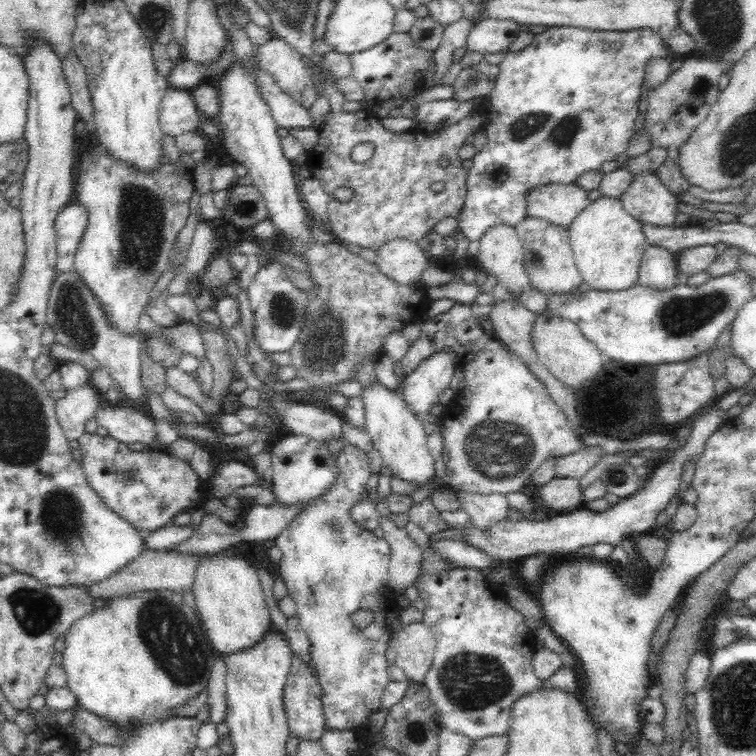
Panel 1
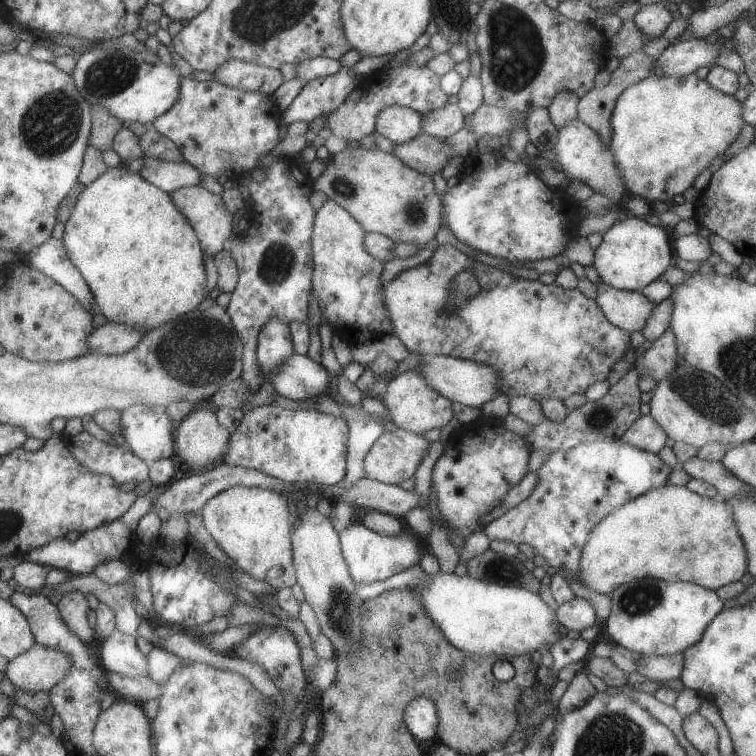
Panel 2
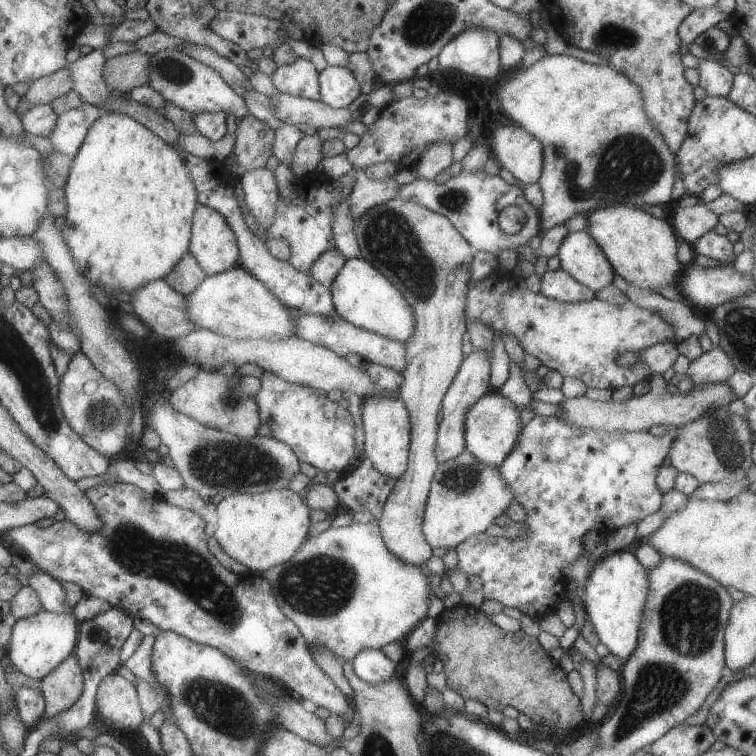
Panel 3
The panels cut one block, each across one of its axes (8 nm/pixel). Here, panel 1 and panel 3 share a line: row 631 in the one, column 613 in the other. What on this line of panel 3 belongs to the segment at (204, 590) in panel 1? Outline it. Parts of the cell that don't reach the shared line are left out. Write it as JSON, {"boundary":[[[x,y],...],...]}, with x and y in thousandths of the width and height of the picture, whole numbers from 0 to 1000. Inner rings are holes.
{"boundary":[[[813,271],[778,282],[776,294],[776,310],[800,336],[812,362],[824,366],[829,376],[862,385],[878,378],[894,380],[905,351],[896,341],[897,313],[880,290],[869,290],[847,274]]]}

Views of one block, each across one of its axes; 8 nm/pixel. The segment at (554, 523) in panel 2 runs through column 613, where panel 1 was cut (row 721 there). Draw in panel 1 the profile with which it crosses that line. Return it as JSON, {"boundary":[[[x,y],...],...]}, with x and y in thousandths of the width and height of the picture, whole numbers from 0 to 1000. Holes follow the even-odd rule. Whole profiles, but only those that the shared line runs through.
{"boundary":[[[603,750],[579,761],[558,763],[556,769],[550,767],[550,778],[562,798],[560,824],[577,845],[569,888],[563,889],[558,902],[569,917],[569,926],[579,938],[581,958],[585,962],[626,980],[642,974],[668,971],[673,962],[676,931],[687,921],[714,909],[741,910],[759,921],[767,915],[761,889],[751,881],[741,881],[722,899],[709,897],[704,880],[708,851],[702,832],[693,824],[696,820],[688,810],[659,791],[653,783],[655,775],[646,767],[643,757]]]}

